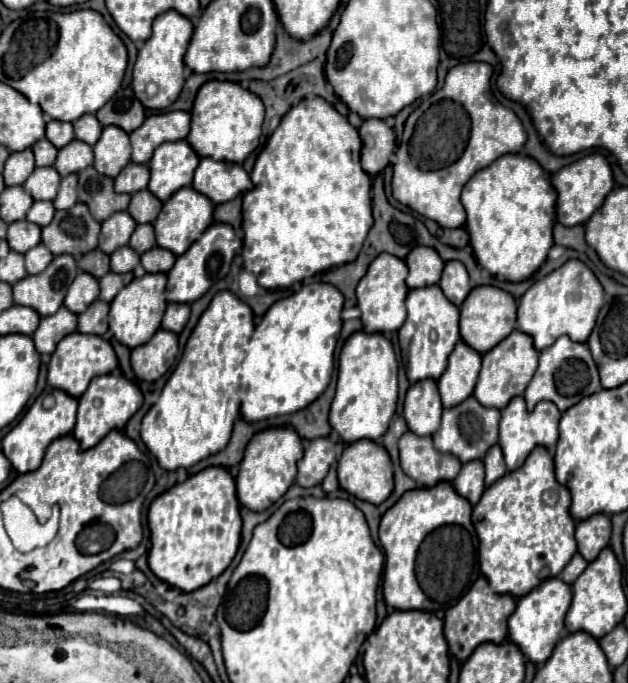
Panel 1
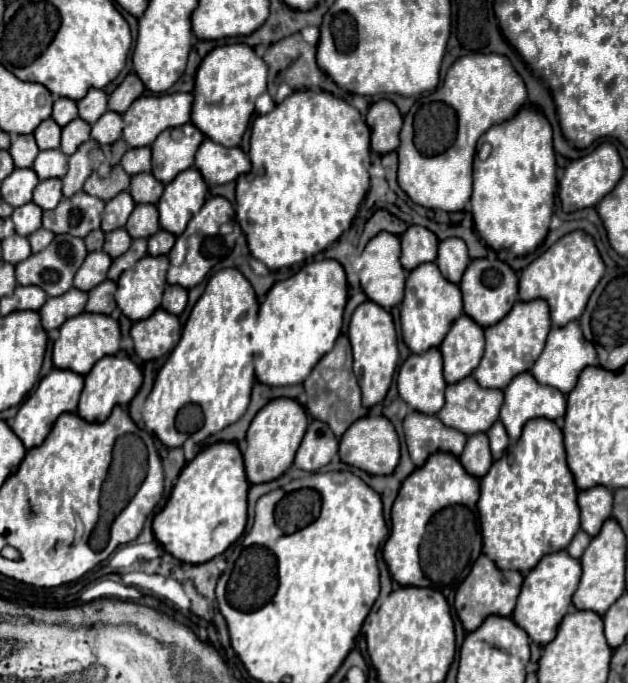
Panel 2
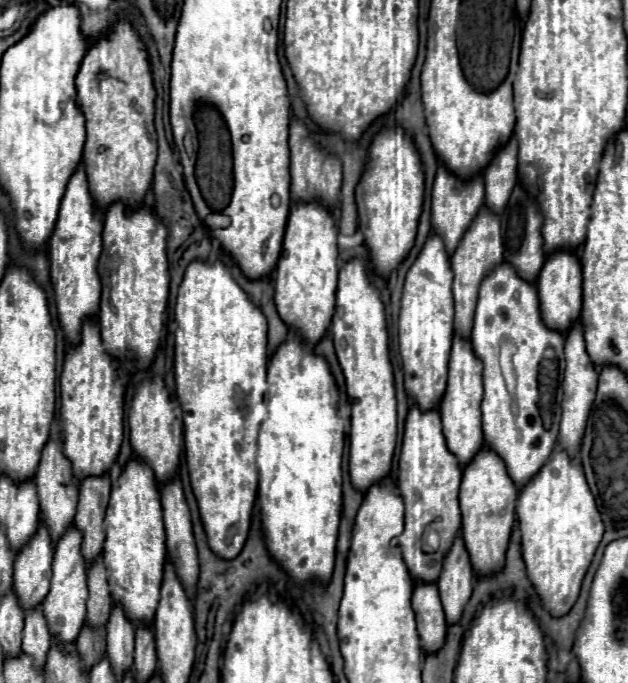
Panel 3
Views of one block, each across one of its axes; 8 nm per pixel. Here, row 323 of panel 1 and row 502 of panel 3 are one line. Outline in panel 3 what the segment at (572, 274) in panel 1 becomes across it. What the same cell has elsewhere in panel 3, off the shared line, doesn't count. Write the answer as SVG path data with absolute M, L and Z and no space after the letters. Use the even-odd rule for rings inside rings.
M556 448L540 472L520 490L516 514L528 576L546 610L552 616L562 616L574 606L582 578L604 534L604 524L580 460L572 460L564 450Z

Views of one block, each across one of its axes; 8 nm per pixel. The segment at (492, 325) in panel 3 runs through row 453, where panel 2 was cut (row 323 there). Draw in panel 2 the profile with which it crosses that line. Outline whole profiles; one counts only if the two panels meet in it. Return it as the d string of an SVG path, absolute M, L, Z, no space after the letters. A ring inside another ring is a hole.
M540 298L532 300L532 302L518 300L500 322L496 322L484 330L486 350L484 350L484 356L478 364L478 368L474 370L476 382L484 388L504 390L516 374L528 372L544 348L550 326L552 326L552 320L548 314L548 304L544 300L540 300Z

